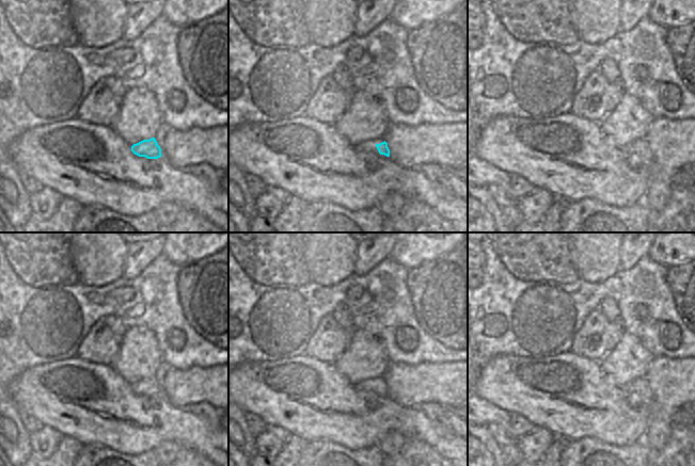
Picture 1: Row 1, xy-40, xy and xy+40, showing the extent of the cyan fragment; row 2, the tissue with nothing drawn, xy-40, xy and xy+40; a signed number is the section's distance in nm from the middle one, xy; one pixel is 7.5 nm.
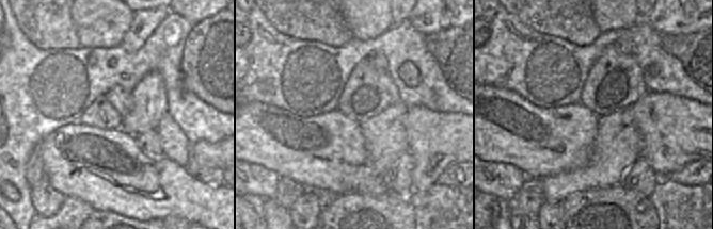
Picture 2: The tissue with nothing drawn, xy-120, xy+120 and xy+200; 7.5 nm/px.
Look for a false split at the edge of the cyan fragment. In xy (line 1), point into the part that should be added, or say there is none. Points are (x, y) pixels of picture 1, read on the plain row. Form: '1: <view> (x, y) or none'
1: none

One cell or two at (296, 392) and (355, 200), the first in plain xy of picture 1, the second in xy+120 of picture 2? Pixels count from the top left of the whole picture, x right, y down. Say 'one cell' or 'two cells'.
two cells

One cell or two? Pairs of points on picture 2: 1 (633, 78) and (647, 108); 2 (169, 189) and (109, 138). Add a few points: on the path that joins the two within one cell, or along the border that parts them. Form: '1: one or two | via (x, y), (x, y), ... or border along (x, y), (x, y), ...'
1: two | border along (647, 91), (630, 105)
2: one | via (154, 174), (144, 162), (124, 149)

